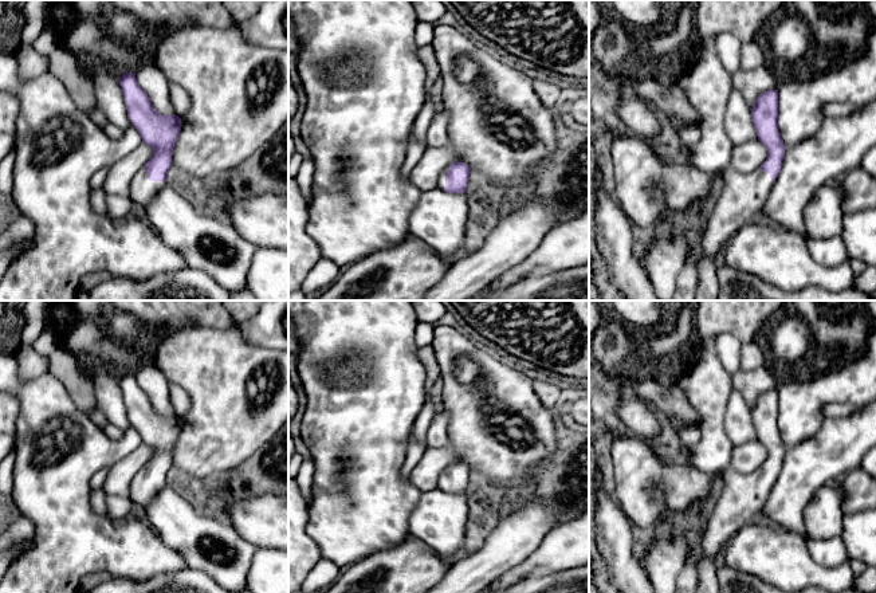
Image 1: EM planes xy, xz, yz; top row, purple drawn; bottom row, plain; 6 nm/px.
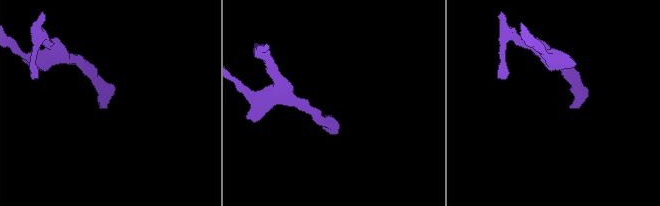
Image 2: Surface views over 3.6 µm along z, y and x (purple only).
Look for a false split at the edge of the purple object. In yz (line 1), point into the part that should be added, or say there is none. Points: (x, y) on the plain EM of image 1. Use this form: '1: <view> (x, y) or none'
1: yz (707, 387)

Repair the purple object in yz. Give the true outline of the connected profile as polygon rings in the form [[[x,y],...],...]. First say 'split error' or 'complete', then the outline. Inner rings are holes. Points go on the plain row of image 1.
split error; [[[696,360],[683,376],[681,388],[700,416],[702,437],[691,447],[690,463],[723,482],[694,558],[699,573],[696,593],[719,593],[715,557],[732,535],[758,519],[782,468],[786,448],[778,432],[778,390],[762,393],[750,409],[767,459],[755,472],[739,474],[731,468],[732,444],[724,427],[726,407],[734,390],[730,374],[718,360]]]

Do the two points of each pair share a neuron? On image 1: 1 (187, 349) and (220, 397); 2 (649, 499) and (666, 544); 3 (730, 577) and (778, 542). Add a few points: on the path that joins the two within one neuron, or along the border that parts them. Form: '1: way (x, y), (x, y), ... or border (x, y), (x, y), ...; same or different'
1: way (199, 361), (220, 385); same
2: border (678, 529), (663, 533); different
3: border (725, 565), (761, 578); different

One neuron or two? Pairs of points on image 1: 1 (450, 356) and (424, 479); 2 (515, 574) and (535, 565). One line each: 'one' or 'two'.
1: one
2: one

